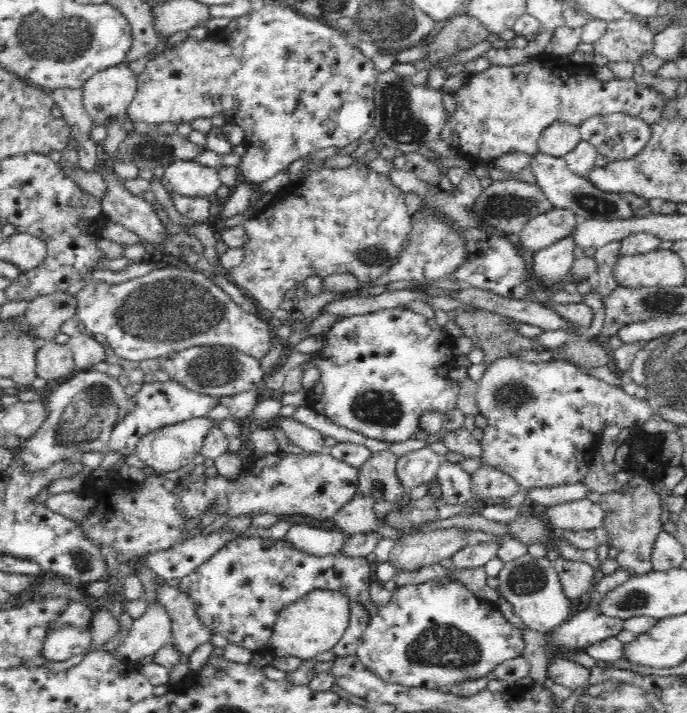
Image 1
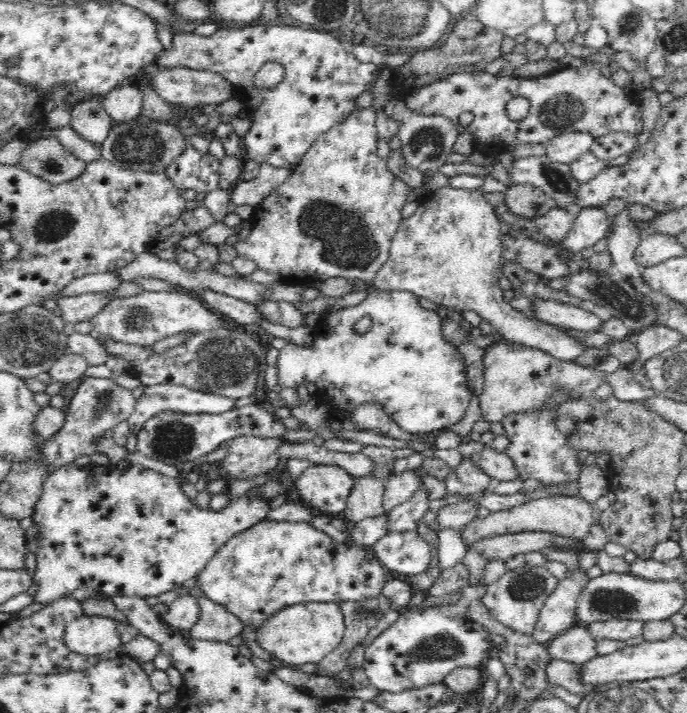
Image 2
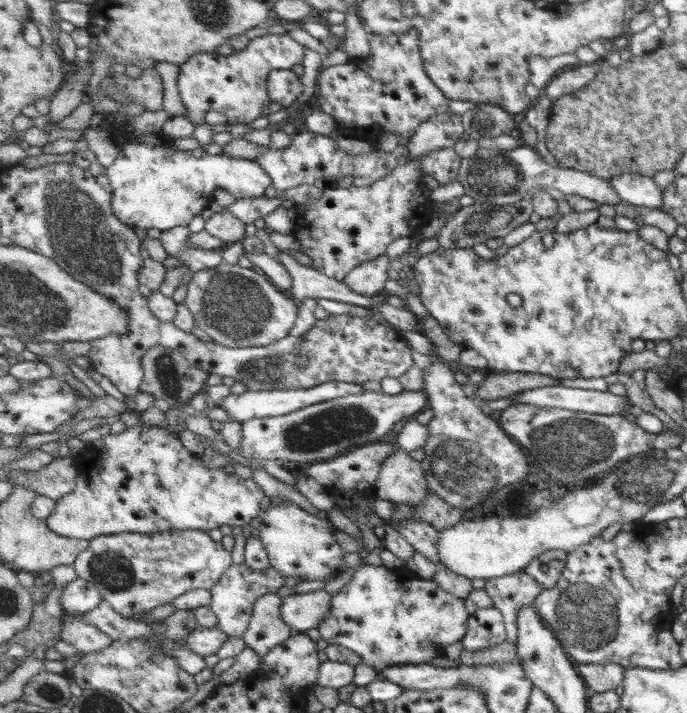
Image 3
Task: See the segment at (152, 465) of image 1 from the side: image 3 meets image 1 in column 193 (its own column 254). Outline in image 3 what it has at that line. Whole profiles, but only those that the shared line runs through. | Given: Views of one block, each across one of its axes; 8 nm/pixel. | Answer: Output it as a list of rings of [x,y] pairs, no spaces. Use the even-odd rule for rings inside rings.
[[[424,388],[404,390],[395,396],[382,391],[365,391],[319,402],[283,416],[247,420],[243,423],[243,443],[239,450],[250,463],[253,460],[282,460],[290,466],[298,462],[327,461],[347,448],[361,448],[373,440],[381,440],[381,436],[389,434],[399,420],[421,412],[429,404],[429,398]]]

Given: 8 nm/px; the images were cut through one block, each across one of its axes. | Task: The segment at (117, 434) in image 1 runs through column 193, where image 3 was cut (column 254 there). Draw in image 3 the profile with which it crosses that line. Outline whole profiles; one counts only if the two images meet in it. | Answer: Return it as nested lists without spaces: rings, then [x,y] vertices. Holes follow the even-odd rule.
[[[329,381],[322,385],[314,386],[310,389],[291,389],[291,390],[270,390],[270,391],[252,391],[246,390],[244,393],[235,394],[231,393],[227,398],[222,401],[222,410],[227,411],[231,416],[231,421],[244,423],[247,420],[255,418],[266,418],[283,416],[291,414],[297,410],[312,406],[319,402],[327,402],[337,398],[343,398],[347,395],[365,393],[361,384],[355,384],[345,381]]]

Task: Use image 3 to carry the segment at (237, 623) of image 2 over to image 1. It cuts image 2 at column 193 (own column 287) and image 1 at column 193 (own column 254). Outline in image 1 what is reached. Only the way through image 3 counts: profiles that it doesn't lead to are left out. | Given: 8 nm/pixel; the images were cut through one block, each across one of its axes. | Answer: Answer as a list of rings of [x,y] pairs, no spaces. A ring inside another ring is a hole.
[[[162,582],[156,588],[156,602],[164,608],[166,615],[172,624],[171,643],[181,652],[179,664],[169,672],[170,681],[168,686],[173,686],[180,682],[180,678],[190,675],[188,669],[188,656],[198,648],[200,644],[210,642],[213,636],[210,629],[200,624],[194,605],[186,594],[178,591],[176,587]]]

